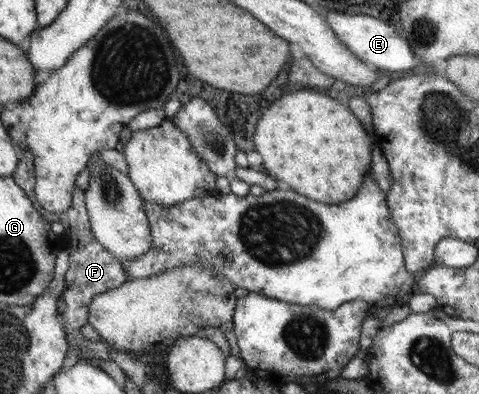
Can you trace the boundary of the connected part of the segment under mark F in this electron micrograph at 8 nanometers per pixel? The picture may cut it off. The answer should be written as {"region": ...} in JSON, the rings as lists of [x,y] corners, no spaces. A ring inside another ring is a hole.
{"region":[[[75,189],[73,204],[66,212],[56,214],[44,210],[43,215],[51,221],[62,222],[65,227],[64,234],[70,236],[67,248],[70,252],[69,267],[65,274],[66,289],[62,293],[62,298],[66,302],[66,311],[60,317],[63,319],[64,326],[68,328],[71,343],[86,349],[84,352],[92,358],[90,362],[96,366],[99,366],[100,360],[114,360],[113,353],[119,351],[113,345],[110,346],[102,340],[88,341],[80,334],[79,328],[88,322],[89,306],[94,297],[125,285],[127,278],[124,275],[122,263],[110,251],[107,251],[93,234],[89,213],[85,207],[85,190]]]}

